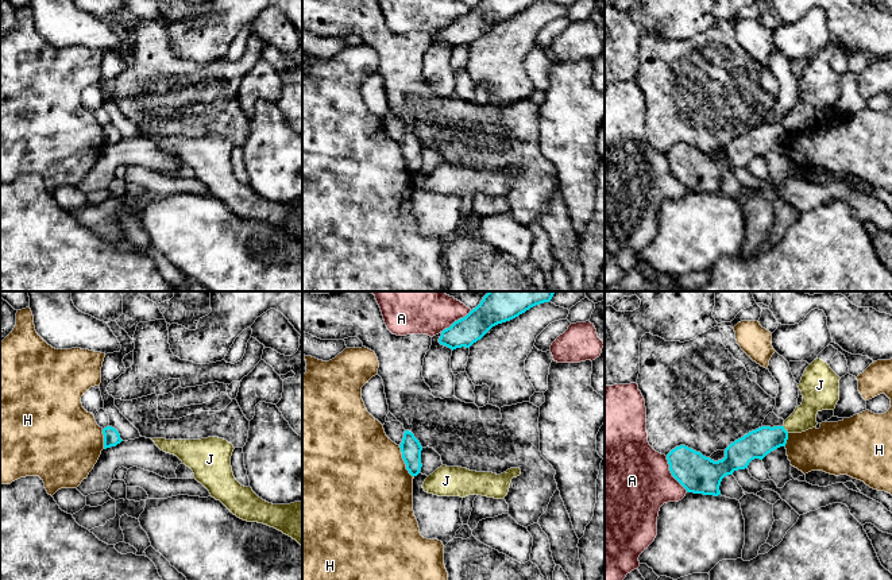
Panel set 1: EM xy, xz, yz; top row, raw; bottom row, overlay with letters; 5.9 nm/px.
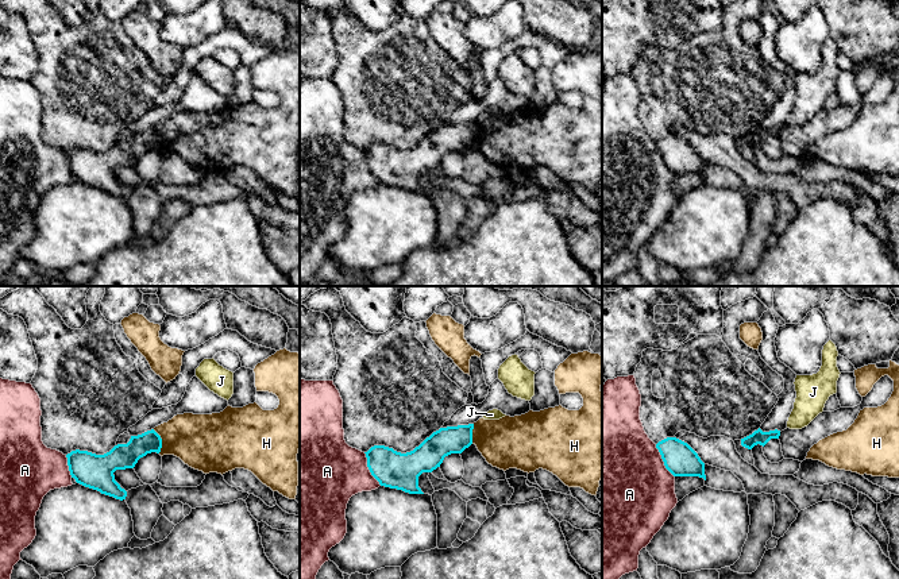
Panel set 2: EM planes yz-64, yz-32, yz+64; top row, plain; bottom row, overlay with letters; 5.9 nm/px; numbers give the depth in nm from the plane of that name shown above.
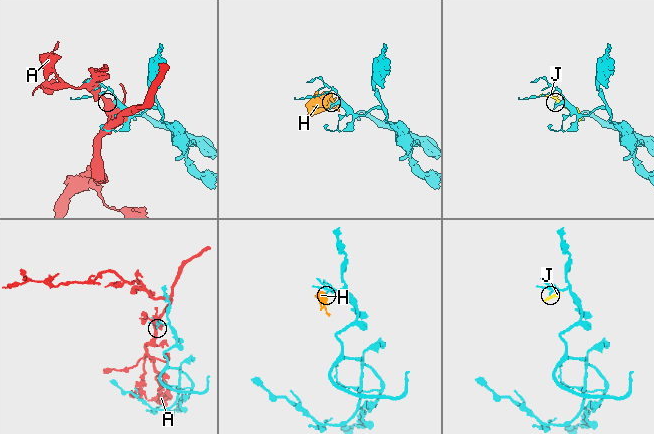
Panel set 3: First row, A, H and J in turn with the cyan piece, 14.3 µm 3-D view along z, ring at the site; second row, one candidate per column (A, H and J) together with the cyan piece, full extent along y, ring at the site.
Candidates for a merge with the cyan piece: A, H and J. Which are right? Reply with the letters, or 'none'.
none

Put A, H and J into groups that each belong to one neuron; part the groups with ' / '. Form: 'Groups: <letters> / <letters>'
Groups: A / H / J

